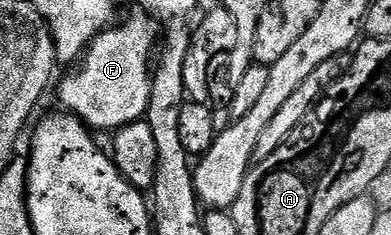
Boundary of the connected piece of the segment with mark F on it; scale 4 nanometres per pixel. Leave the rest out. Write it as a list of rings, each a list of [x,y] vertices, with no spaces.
[[[143,17],[140,18],[132,18],[129,22],[122,23],[121,26],[113,24],[98,34],[93,42],[89,42],[88,48],[79,59],[78,65],[72,68],[77,68],[77,70],[70,71],[60,82],[60,102],[64,105],[61,107],[67,113],[75,114],[85,126],[93,131],[115,132],[122,129],[126,124],[141,121],[147,115],[154,62],[153,23]]]

